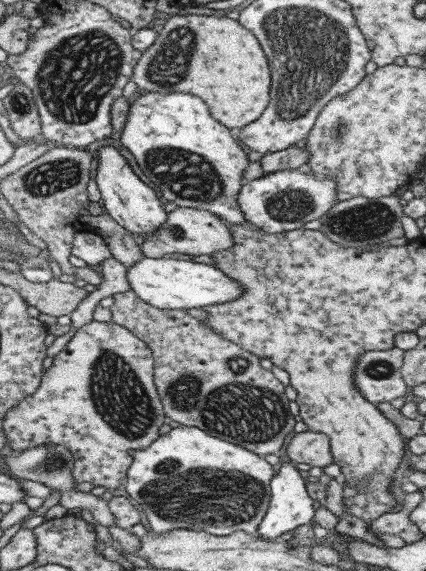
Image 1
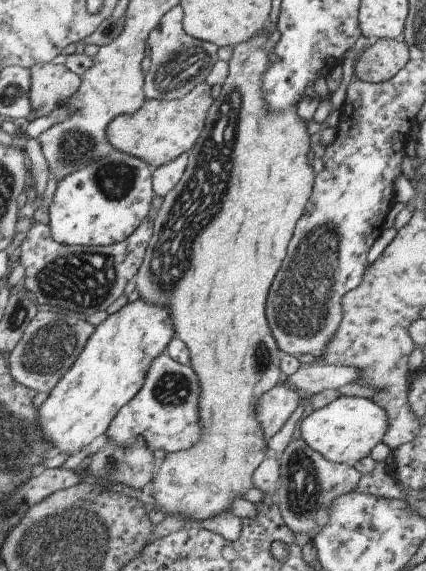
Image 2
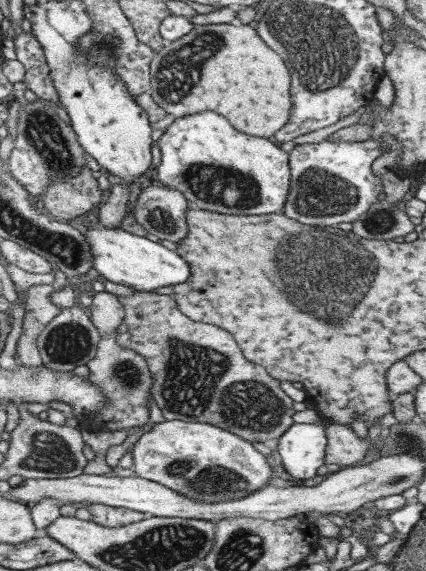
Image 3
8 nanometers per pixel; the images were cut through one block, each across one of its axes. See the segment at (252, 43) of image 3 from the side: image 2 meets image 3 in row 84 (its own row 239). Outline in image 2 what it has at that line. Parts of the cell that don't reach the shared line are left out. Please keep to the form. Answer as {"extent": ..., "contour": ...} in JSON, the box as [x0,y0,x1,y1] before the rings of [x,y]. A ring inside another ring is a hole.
{"extent":[135,31,314,525],"contour":[[[261,31],[250,36],[246,41],[237,43],[232,48],[231,57],[228,60],[228,73],[220,86],[218,96],[212,99],[212,103],[208,108],[203,130],[196,138],[194,145],[187,152],[187,162],[185,170],[179,179],[179,182],[167,192],[163,197],[161,206],[152,222],[152,235],[149,239],[147,248],[145,249],[141,264],[136,270],[135,288],[144,301],[152,302],[153,304],[162,307],[165,305],[168,308],[170,319],[172,320],[173,330],[177,338],[181,338],[189,350],[189,358],[191,358],[191,368],[197,374],[197,380],[200,386],[200,397],[198,400],[198,425],[201,427],[202,433],[193,445],[184,451],[165,454],[163,461],[157,463],[154,475],[151,482],[151,495],[156,500],[157,504],[153,507],[163,507],[165,512],[171,514],[183,514],[187,518],[191,518],[186,525],[196,524],[195,520],[209,518],[222,510],[231,512],[231,502],[234,496],[243,498],[244,493],[252,488],[251,475],[259,463],[265,458],[264,440],[262,439],[262,430],[258,422],[255,420],[254,408],[256,407],[257,397],[262,395],[266,390],[280,383],[282,376],[278,367],[281,352],[267,328],[265,322],[265,298],[267,298],[267,290],[269,284],[275,276],[275,272],[281,266],[281,260],[285,256],[285,246],[293,234],[295,223],[303,214],[303,206],[311,194],[311,186],[314,181],[313,170],[307,164],[307,148],[309,148],[309,134],[307,128],[303,124],[303,120],[295,114],[295,106],[293,110],[285,110],[285,114],[269,114],[265,110],[264,90],[262,88],[262,75],[268,69],[268,65],[272,61],[271,58],[273,45],[267,41],[268,35]]]}

